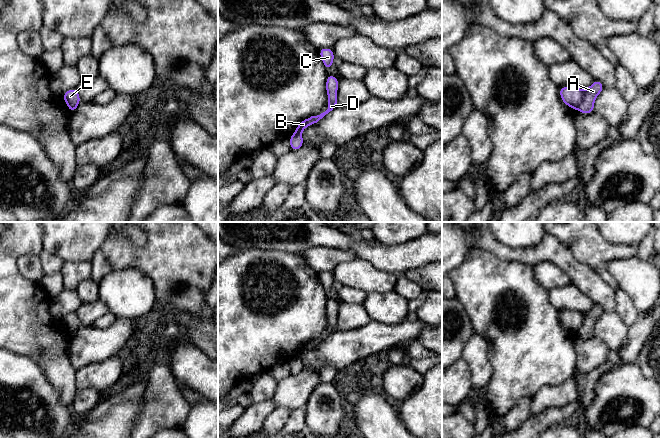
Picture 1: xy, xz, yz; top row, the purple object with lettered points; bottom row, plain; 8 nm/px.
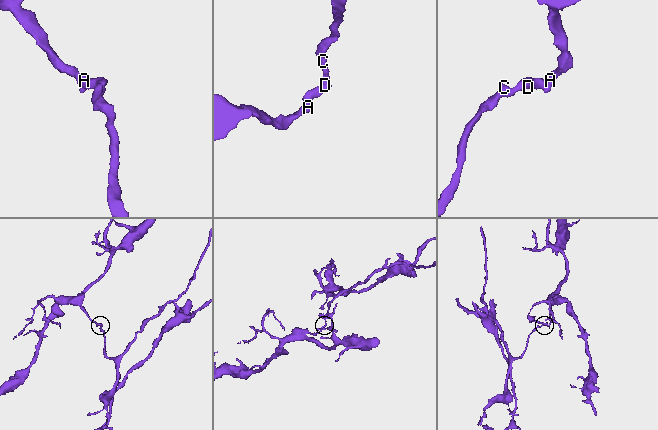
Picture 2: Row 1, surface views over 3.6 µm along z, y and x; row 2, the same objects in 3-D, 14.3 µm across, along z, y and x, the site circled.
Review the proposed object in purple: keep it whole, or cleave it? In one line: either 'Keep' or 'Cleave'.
Cleave

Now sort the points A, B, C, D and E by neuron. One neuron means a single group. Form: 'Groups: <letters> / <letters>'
Groups: A / B C D E

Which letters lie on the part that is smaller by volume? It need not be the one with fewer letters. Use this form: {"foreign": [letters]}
{"foreign": ["B", "C", "D", "E"]}

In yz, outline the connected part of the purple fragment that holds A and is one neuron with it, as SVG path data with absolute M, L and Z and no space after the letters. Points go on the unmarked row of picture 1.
M594 304L592 309L584 315L582 327L577 334L582 338L590 338L594 336L595 322L603 315L604 309L599 304Z

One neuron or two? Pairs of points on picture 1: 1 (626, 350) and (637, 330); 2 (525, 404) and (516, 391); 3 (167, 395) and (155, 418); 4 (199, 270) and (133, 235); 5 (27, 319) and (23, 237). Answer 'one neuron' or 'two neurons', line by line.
1: one neuron
2: two neurons
3: one neuron
4: two neurons
5: one neuron

